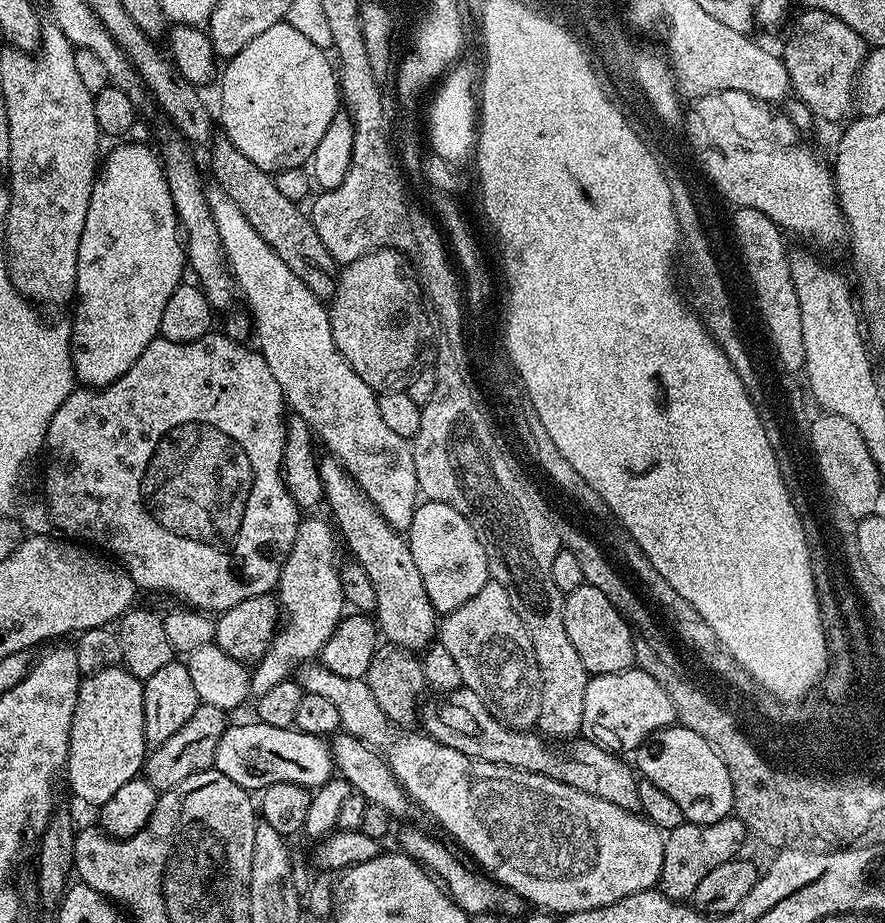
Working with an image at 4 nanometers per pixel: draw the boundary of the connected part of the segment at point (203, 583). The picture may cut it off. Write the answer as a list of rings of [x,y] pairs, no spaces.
[[[213,330],[194,342],[170,342],[157,338],[146,346],[146,350],[142,350],[142,358],[138,358],[138,362],[134,362],[134,366],[130,366],[130,370],[126,370],[126,374],[122,374],[122,378],[113,384],[95,390],[87,386],[73,390],[66,402],[54,410],[54,418],[50,418],[48,423],[48,465],[44,468],[44,496],[48,499],[46,512],[51,523],[64,531],[61,533],[65,537],[89,545],[101,544],[105,553],[113,552],[108,554],[123,565],[137,589],[169,592],[187,607],[209,614],[230,610],[238,606],[238,602],[246,602],[246,598],[269,595],[279,585],[280,571],[294,546],[302,519],[302,510],[294,498],[290,498],[284,485],[282,465],[288,422],[282,386],[278,386],[274,374],[270,374],[270,366],[266,366],[266,358],[259,350],[247,348],[247,343],[233,340],[223,331],[220,332]]]

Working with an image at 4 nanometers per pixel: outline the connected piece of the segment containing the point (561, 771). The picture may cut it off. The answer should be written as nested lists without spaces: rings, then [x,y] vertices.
[[[463,686],[458,690],[441,695],[439,698],[436,698],[433,704],[426,704],[422,708],[422,722],[424,718],[423,731],[440,744],[450,746],[454,750],[472,757],[473,760],[505,764],[511,768],[521,768],[527,772],[537,772],[543,776],[561,780],[564,784],[574,786],[586,794],[594,794],[606,802],[614,802],[614,806],[622,806],[622,810],[627,812],[636,812],[639,809],[638,786],[640,785],[640,780],[637,773],[629,765],[628,769],[620,761],[623,759],[617,753],[608,752],[602,746],[591,744],[589,740],[583,738],[576,738],[571,742],[565,743],[568,744],[565,748],[551,748],[548,745],[551,743],[539,731],[506,727],[499,718],[492,715],[492,711],[480,701],[478,694],[474,694],[474,690]]]

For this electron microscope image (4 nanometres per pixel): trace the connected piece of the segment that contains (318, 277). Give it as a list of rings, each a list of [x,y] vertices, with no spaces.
[[[217,135],[209,150],[210,170],[215,185],[230,195],[246,220],[254,226],[254,230],[257,230],[263,240],[282,258],[286,266],[306,282],[316,297],[331,299],[336,292],[338,265],[323,245],[322,238],[318,237],[318,232],[314,230],[311,217],[305,211],[303,213],[294,200],[286,198],[278,190],[275,179],[254,165],[227,136]]]

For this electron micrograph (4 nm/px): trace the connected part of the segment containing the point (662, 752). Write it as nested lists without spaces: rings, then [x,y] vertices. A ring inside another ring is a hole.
[[[683,726],[660,728],[652,733],[634,753],[634,768],[643,779],[654,782],[682,810],[689,824],[709,824],[733,815],[734,790],[730,770],[714,754],[714,746]]]

